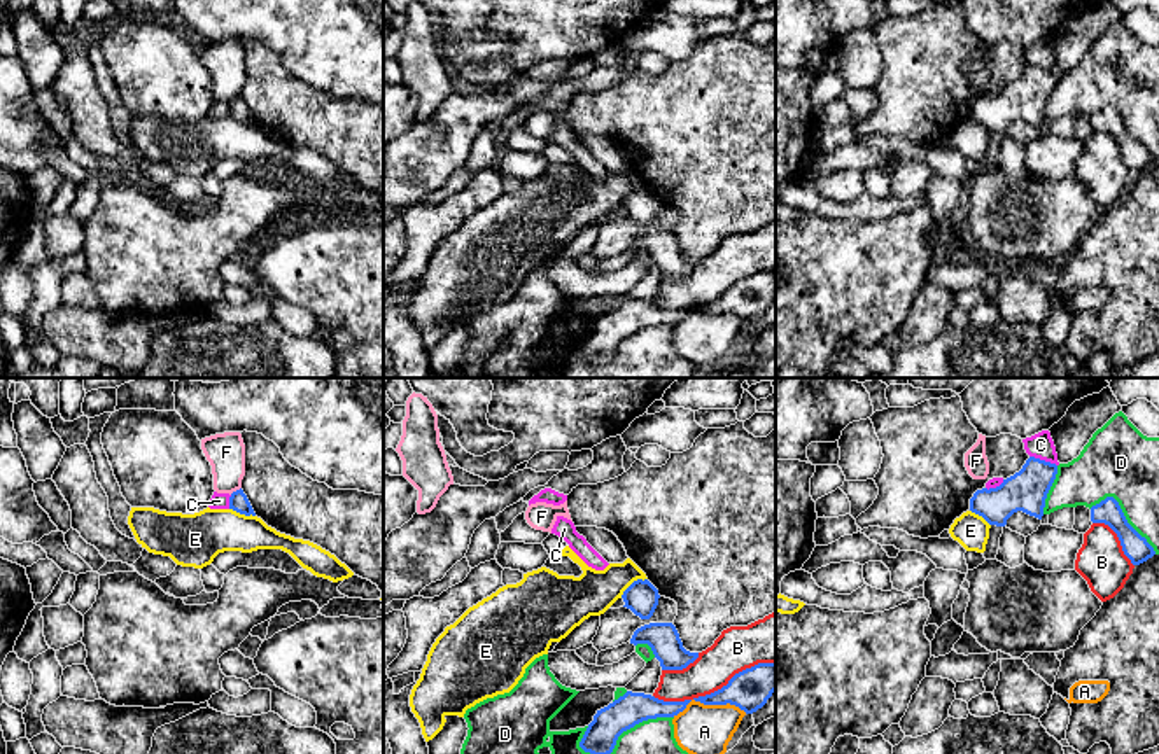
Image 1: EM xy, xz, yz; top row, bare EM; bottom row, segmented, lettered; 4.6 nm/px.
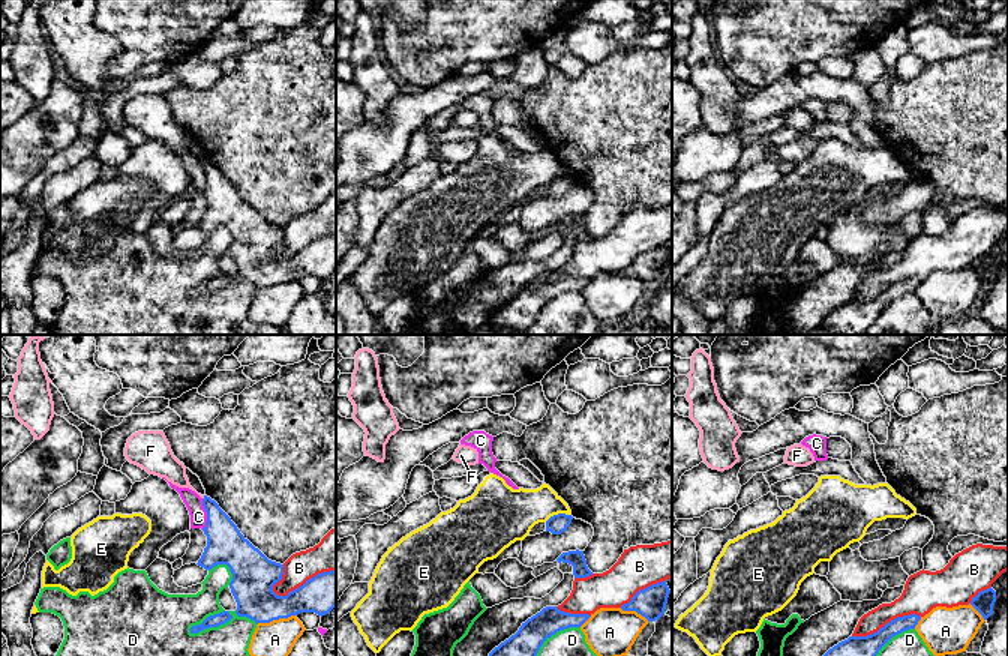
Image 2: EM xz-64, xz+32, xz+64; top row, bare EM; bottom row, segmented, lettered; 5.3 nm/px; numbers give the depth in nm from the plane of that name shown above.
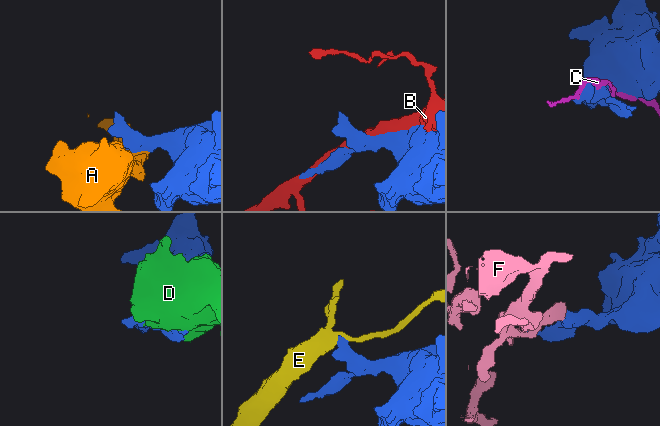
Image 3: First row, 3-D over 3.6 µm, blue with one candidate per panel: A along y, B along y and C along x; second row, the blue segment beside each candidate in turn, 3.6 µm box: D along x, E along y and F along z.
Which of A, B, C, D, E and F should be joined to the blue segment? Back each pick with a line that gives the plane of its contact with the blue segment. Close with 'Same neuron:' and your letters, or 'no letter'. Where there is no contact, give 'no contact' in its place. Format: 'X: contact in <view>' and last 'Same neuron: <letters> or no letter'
Same neuron: no letter

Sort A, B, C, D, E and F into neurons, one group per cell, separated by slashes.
A / B / C / D / E / F

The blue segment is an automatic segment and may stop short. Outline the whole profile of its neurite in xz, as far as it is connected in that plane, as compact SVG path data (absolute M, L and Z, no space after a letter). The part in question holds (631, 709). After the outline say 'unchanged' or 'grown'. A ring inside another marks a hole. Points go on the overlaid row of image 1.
M627 691L608 707L597 710L580 747L590 754L611 754L623 731L648 719L674 717L690 702L664 702L651 695Z; unchanged

